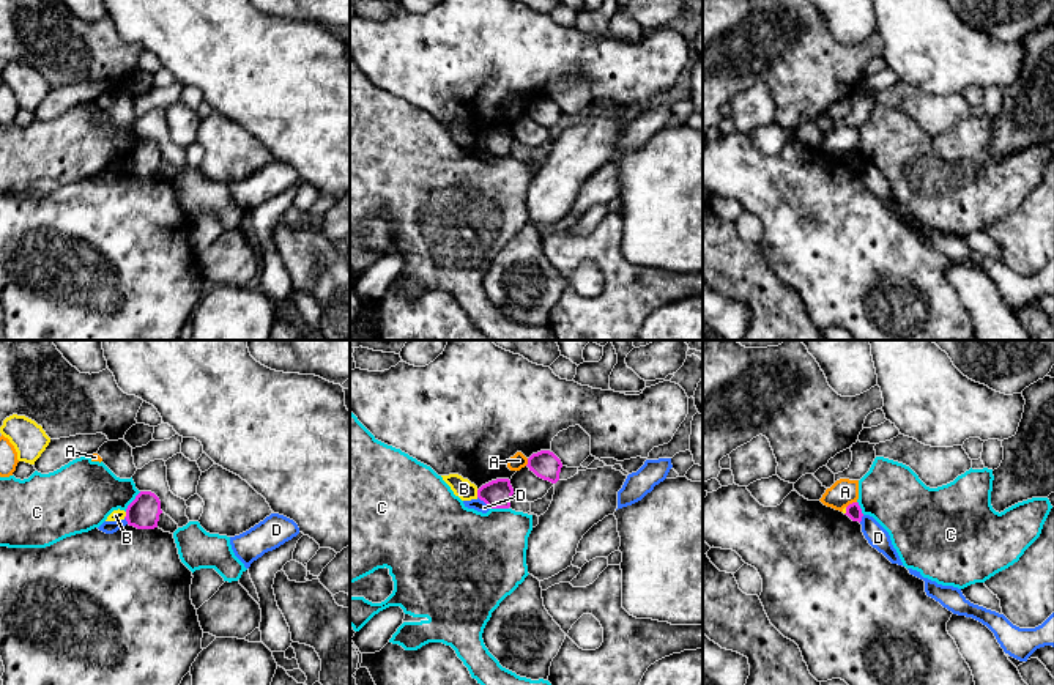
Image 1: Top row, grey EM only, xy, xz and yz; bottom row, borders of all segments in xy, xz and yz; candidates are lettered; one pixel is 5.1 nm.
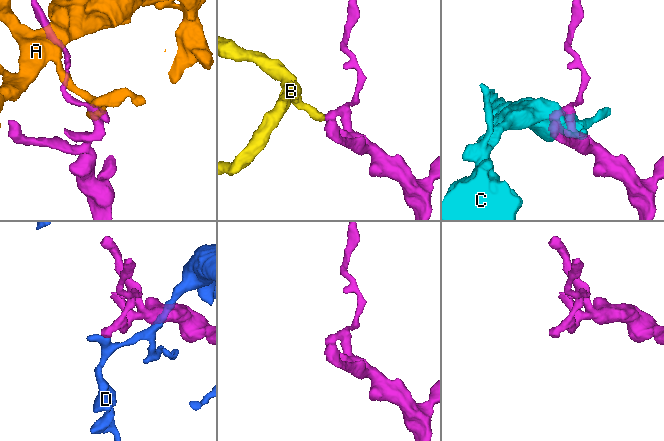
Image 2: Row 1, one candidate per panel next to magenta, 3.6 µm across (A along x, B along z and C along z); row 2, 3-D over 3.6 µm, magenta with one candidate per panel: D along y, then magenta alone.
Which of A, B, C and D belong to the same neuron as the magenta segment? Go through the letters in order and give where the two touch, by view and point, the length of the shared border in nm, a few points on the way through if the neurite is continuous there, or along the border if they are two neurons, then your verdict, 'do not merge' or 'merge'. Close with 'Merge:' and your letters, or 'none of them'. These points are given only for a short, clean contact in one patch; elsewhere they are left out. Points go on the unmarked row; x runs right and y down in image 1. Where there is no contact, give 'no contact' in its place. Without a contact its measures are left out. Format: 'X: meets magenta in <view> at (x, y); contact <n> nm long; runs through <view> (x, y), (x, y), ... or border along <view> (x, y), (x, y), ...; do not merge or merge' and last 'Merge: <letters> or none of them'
A: meets magenta in yz at (853, 150); contact 70 nm long; do not merge
B: meets magenta in xz at (478, 140); contact 40 nm long; do not merge
C: meets magenta in xy at (133, 148); contact 130 nm long; do not merge
D: meets magenta in xz at (484, 148); contact 90 nm long; do not merge
Merge: none of them

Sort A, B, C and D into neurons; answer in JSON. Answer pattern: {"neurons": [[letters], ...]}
{"neurons": [["A"], ["B"], ["C"], ["D"]]}

